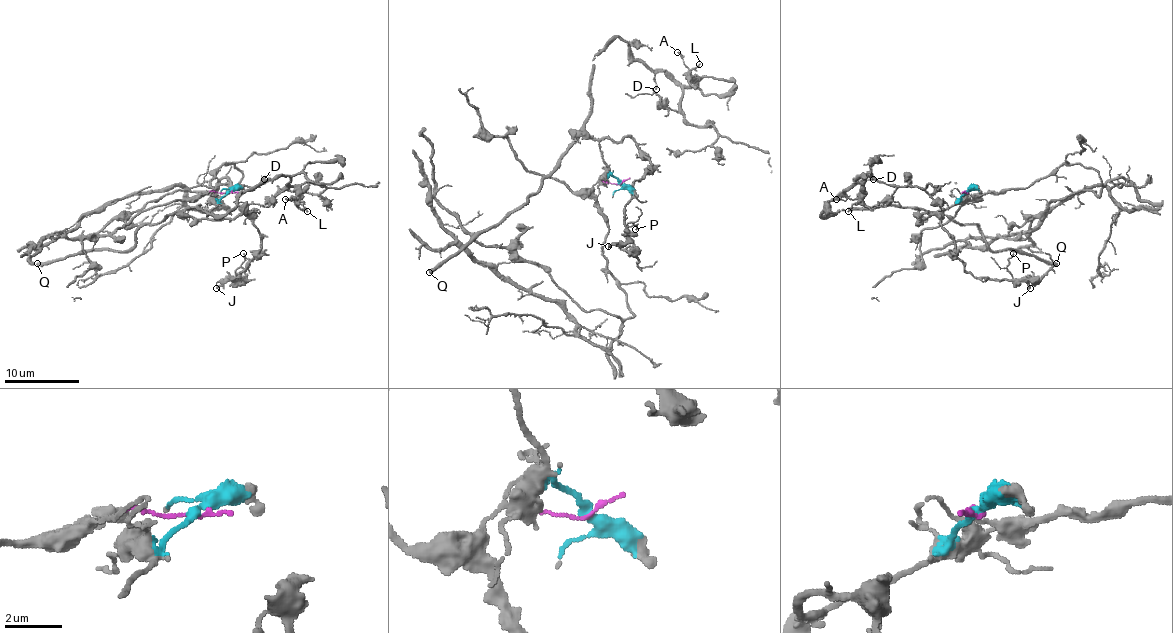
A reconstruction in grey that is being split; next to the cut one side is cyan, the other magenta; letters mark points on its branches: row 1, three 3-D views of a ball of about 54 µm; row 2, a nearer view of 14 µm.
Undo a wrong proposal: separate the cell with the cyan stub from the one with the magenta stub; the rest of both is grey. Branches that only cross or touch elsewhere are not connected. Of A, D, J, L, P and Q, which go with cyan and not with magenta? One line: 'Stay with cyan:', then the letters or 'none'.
Stay with cyan: A, D, J, L, P, Q

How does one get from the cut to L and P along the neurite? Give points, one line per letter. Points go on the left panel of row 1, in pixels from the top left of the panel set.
L: (227, 191), (206, 217), (184, 212), (199, 206), (218, 215), (229, 212), (260, 182), (301, 173), (307, 212)
P: (227, 191), (208, 217), (229, 219), (245, 214), (260, 234), (260, 253), (240, 277), (232, 279), (244, 253)

